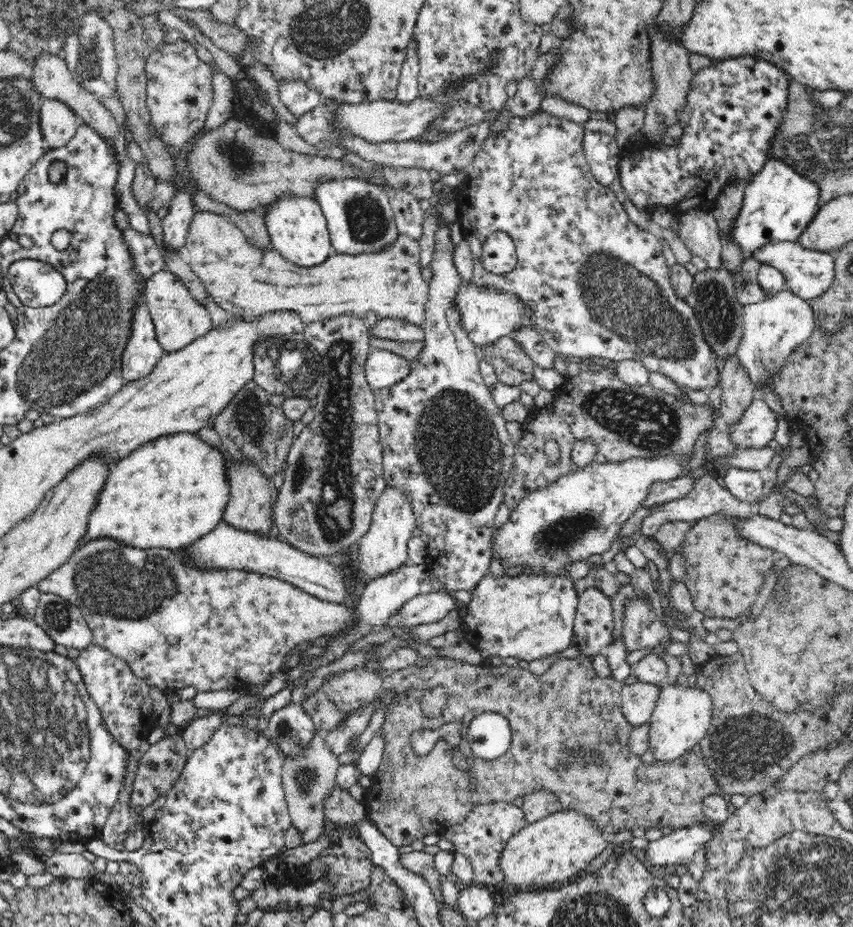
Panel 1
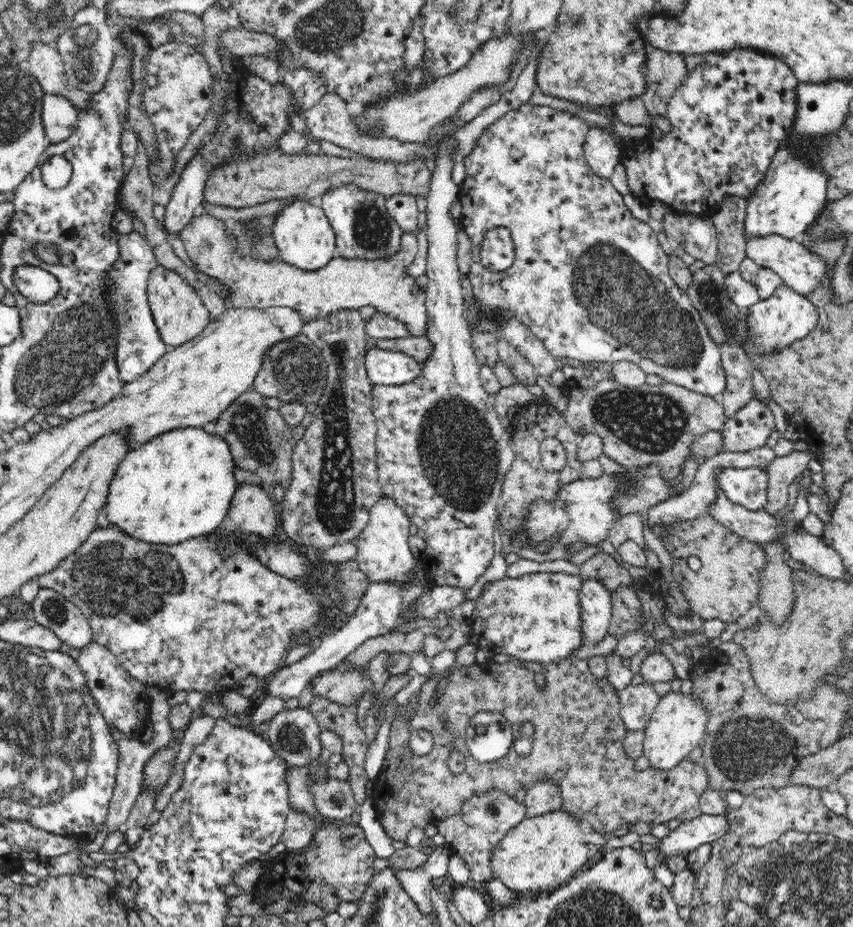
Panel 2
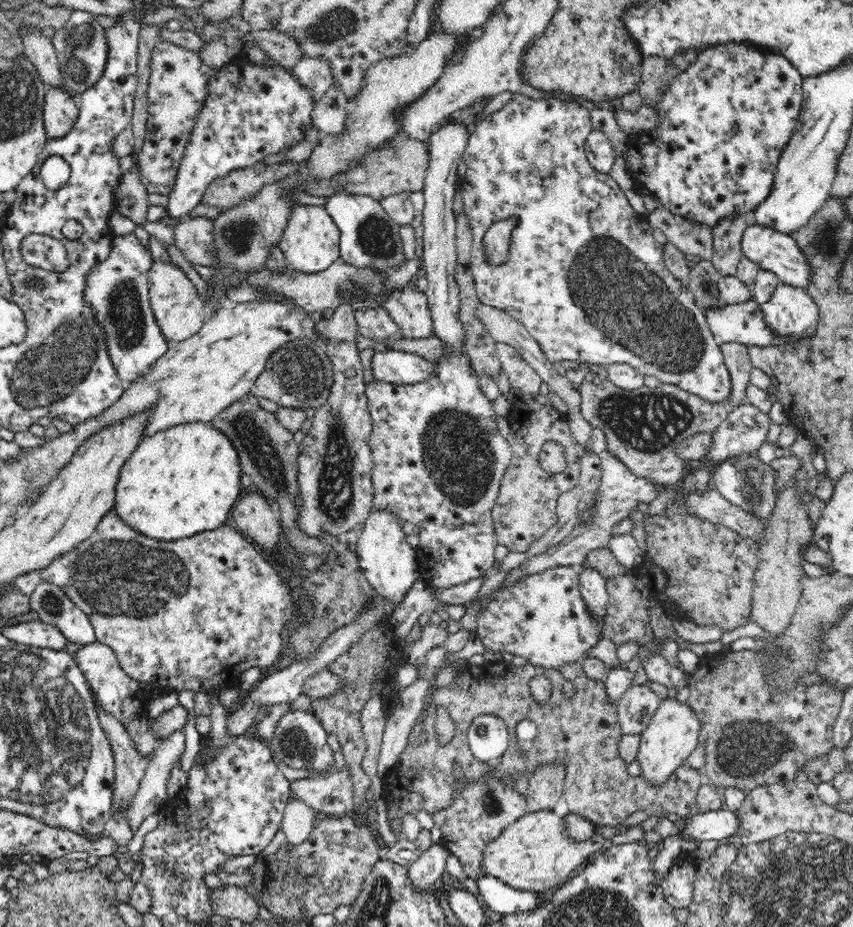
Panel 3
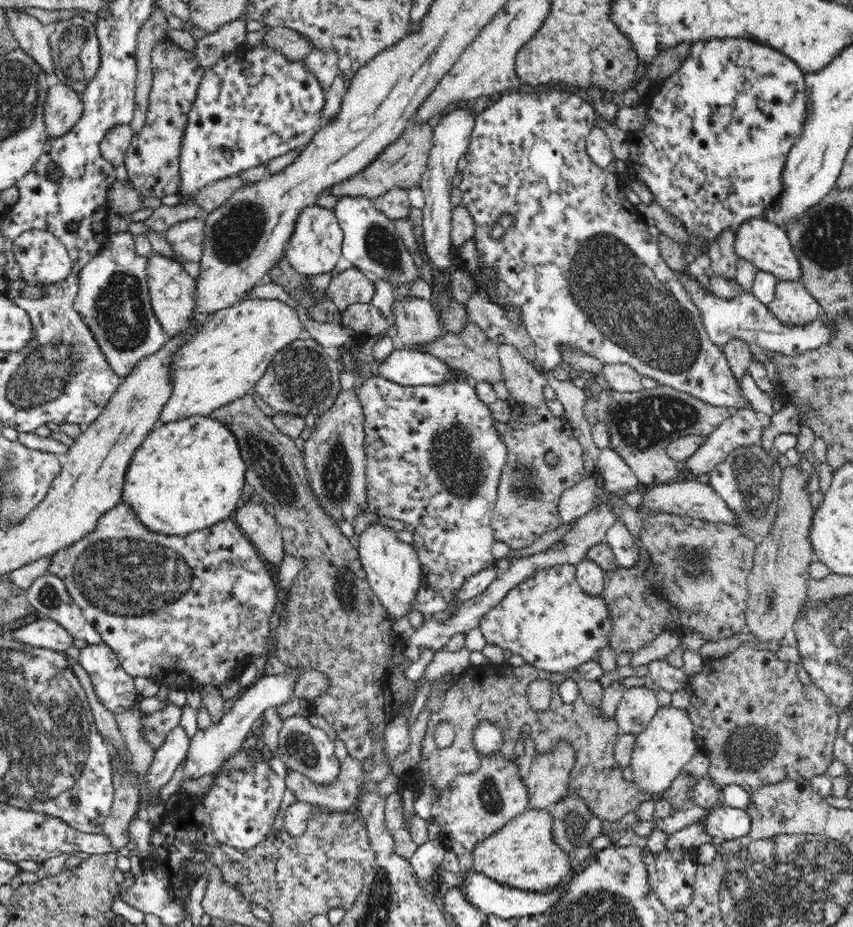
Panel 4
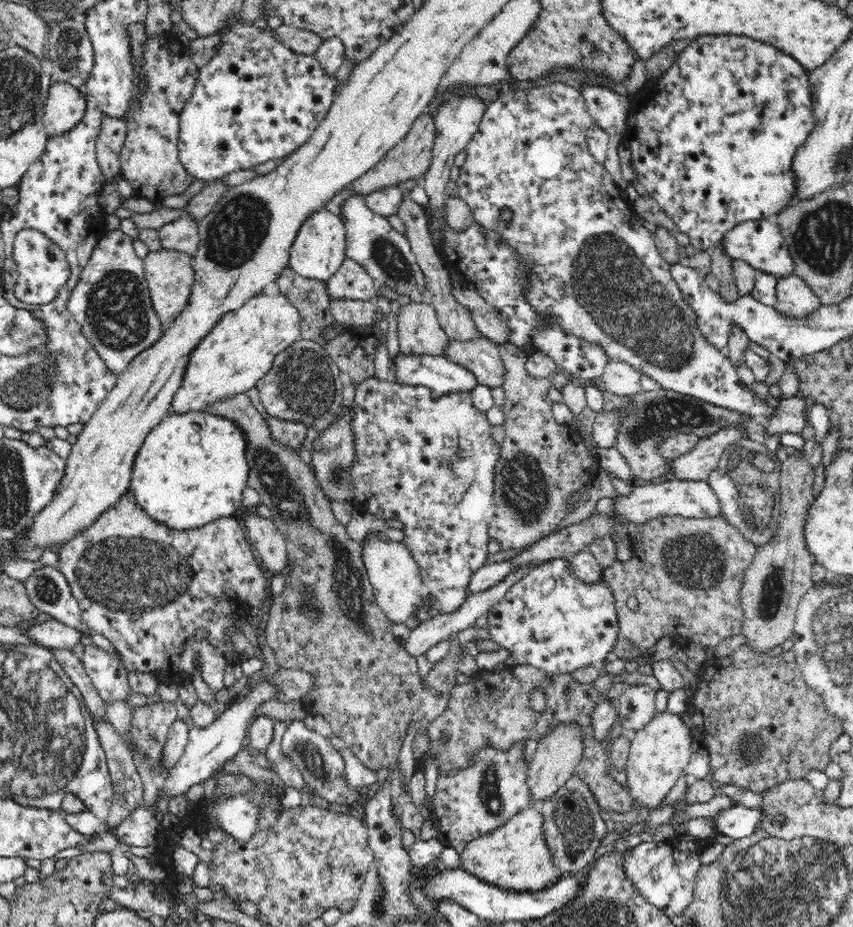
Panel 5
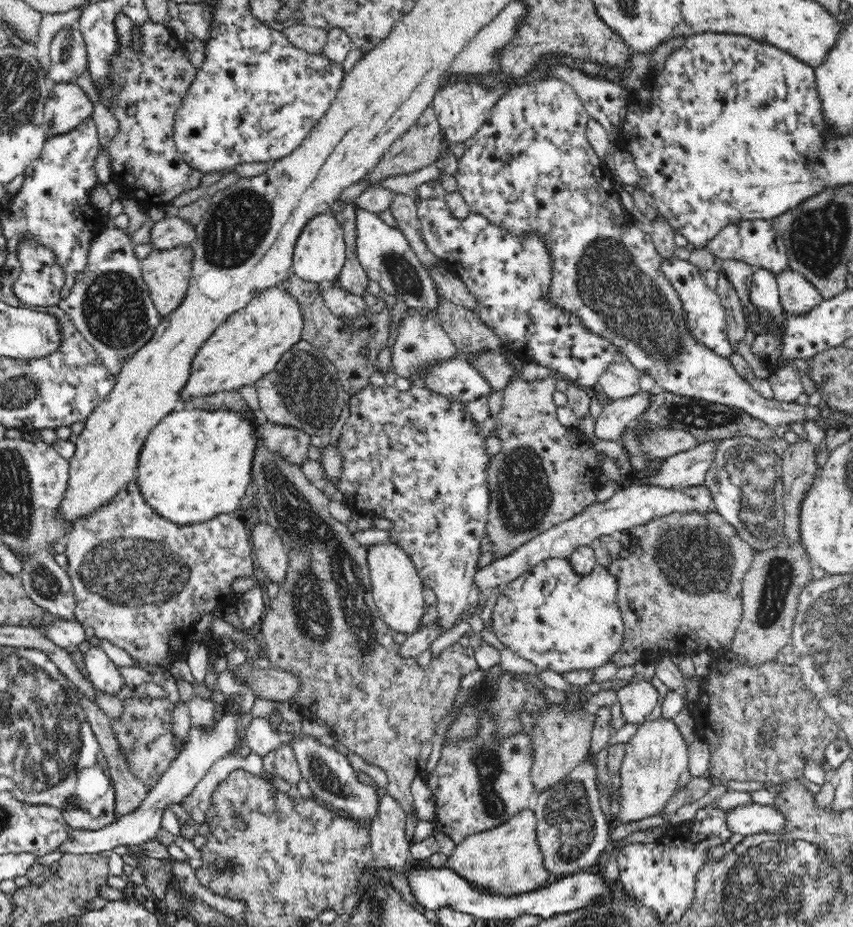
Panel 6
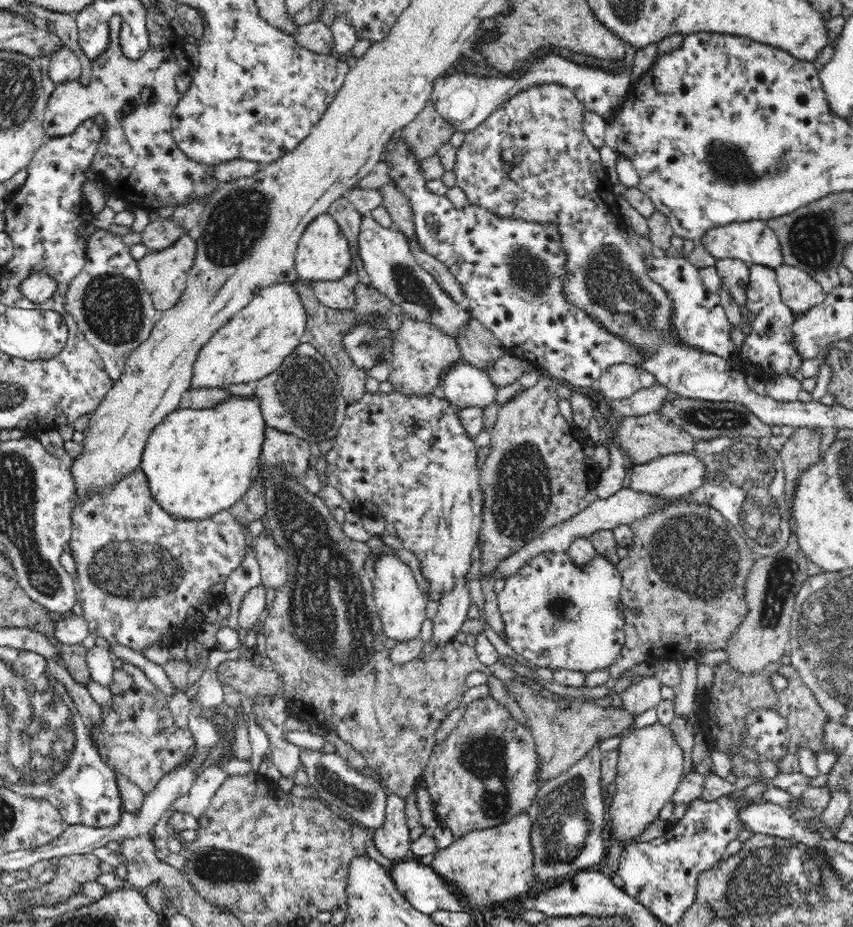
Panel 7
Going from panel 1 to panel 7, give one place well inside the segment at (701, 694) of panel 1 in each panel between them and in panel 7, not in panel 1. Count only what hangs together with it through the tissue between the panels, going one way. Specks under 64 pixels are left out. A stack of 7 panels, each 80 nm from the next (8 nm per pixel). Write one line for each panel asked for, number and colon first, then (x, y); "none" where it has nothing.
2: (678, 724)
3: (672, 734)
4: (662, 749)
5: (659, 752)
6: (656, 755)
7: (651, 762)

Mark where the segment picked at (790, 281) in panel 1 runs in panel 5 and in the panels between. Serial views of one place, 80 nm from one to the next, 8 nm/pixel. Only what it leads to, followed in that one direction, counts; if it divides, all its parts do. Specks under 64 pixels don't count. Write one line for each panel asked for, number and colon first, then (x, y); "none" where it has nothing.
2: (802, 270)
3: (771, 250)
4: (767, 246)
5: (760, 243)

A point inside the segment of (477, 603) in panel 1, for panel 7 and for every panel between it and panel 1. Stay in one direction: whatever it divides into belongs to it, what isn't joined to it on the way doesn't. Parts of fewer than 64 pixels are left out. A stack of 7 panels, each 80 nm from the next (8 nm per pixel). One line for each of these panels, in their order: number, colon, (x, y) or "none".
2: (535, 617)
3: (542, 617)
4: (548, 619)
5: (549, 619)
6: (550, 615)
7: (558, 616)

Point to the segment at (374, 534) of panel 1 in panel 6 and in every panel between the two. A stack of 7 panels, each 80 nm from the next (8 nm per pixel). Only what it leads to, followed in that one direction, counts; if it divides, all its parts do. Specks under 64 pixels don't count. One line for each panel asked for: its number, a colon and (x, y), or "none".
2: (383, 554)
3: (390, 564)
4: (392, 567)
5: (393, 572)
6: (396, 586)

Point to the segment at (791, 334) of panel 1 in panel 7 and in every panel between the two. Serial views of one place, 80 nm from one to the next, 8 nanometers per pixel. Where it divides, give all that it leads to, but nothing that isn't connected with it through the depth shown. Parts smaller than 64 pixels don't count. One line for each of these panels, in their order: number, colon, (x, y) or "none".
2: (773, 324)
3: (791, 312)
4: (792, 305)
5: (794, 299)
6: (797, 295)
7: (799, 292)

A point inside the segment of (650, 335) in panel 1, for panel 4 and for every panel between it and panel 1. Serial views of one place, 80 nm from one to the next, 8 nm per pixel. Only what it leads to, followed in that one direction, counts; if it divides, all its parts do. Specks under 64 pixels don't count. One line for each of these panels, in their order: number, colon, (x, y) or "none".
2: (589, 280)
3: (585, 276)
4: (579, 266)

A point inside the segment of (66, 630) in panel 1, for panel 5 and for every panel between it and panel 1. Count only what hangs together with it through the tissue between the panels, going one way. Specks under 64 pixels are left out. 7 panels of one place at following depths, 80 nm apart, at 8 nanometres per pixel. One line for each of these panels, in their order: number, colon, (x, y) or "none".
2: (51, 610)
3: (50, 605)
4: (48, 595)
5: (47, 588)

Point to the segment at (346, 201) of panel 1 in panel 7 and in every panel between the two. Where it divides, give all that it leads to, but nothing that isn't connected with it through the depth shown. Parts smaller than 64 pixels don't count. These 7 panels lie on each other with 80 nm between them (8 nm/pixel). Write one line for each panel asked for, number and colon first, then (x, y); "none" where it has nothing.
2: (363, 227)
3: (369, 236)
4: (371, 242)
5: (385, 253)
6: (387, 257)
7: (385, 253)

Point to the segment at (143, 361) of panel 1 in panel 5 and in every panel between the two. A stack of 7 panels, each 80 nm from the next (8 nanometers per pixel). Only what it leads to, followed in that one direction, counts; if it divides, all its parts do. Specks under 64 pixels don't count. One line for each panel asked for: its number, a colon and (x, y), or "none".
2: (139, 346)
3: (117, 289)
4: (113, 297)
5: (111, 301)

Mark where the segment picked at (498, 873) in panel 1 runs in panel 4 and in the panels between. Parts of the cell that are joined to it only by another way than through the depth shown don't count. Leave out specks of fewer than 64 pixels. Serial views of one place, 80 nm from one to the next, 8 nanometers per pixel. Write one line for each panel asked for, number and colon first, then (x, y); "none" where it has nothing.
2: (476, 831)
3: (479, 813)
4: (476, 805)

